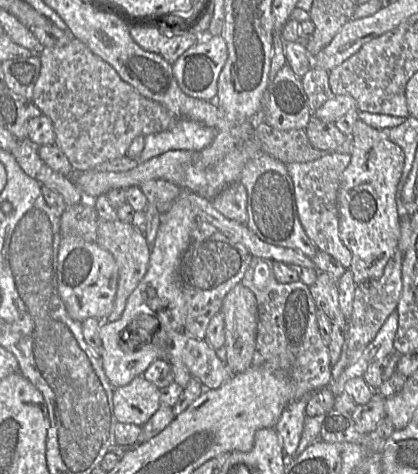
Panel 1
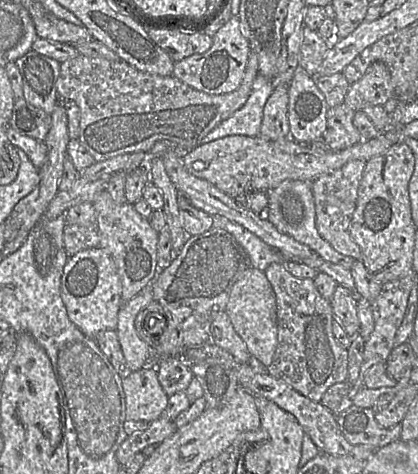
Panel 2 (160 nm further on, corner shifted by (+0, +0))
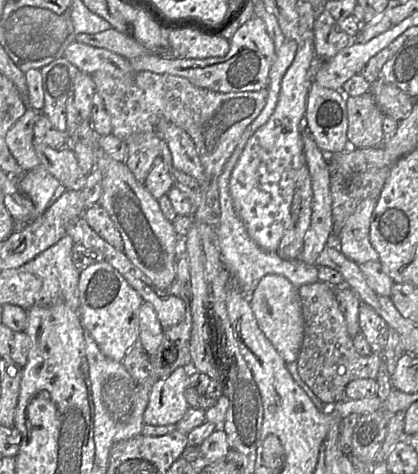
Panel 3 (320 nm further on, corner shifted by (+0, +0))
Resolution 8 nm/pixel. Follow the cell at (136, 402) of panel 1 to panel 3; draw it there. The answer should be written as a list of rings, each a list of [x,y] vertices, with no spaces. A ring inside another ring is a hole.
[[[190,363],[179,367],[151,388],[149,401],[143,413],[145,424],[154,426],[175,425],[190,408],[185,391],[189,375],[196,374]]]

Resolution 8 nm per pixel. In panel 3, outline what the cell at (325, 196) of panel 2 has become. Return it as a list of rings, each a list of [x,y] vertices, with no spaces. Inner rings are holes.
[[[376,199],[361,201],[349,216],[338,236],[337,248],[358,265],[378,262],[379,255],[370,242],[370,224]]]

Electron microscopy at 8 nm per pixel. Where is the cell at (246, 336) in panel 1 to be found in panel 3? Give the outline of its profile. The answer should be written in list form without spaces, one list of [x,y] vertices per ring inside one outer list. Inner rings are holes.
[[[268,274],[261,278],[249,296],[249,302],[259,328],[286,365],[296,363],[304,334],[302,306],[297,288],[283,276]]]

